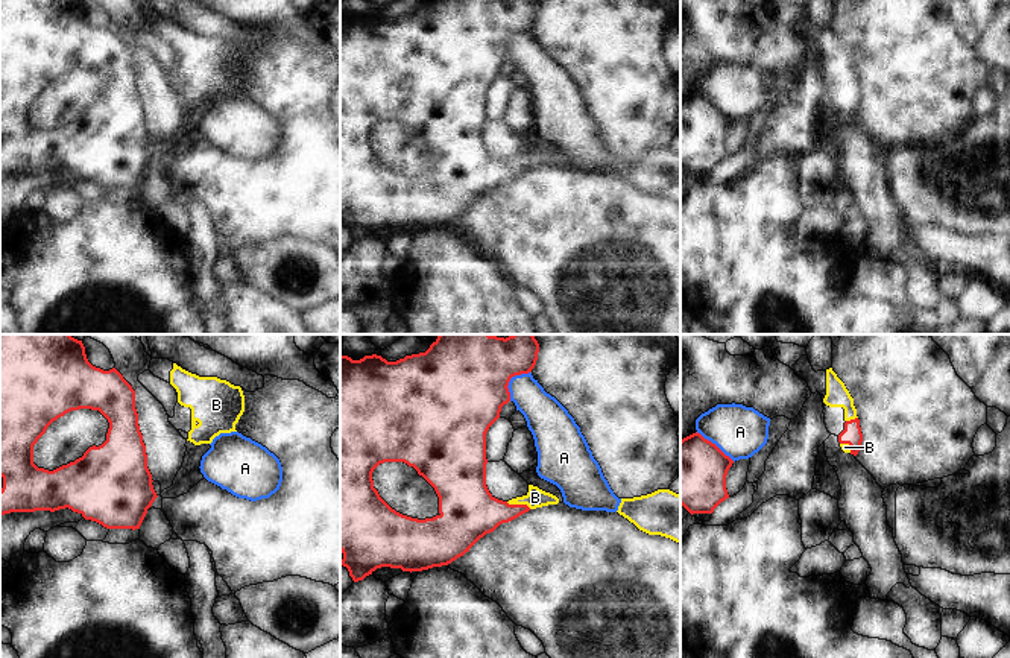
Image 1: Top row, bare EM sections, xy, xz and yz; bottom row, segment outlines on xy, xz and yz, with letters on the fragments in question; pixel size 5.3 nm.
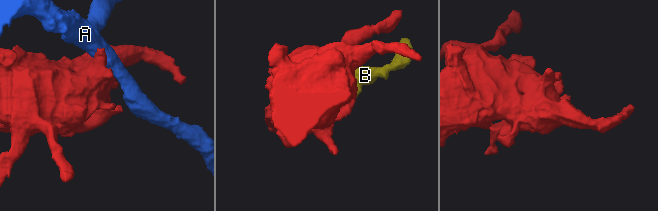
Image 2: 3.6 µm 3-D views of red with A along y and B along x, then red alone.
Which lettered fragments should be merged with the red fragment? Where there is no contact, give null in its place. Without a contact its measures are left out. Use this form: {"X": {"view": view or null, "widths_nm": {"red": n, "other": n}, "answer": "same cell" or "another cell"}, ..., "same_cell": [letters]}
{"A": {"view": "xz", "widths_nm": {"red": 480, "other": 200}, "answer": "another cell"}, "B": {"view": "xz", "widths_nm": {"red": 260, "other": 100}, "answer": "same cell"}, "same_cell": ["B"]}

